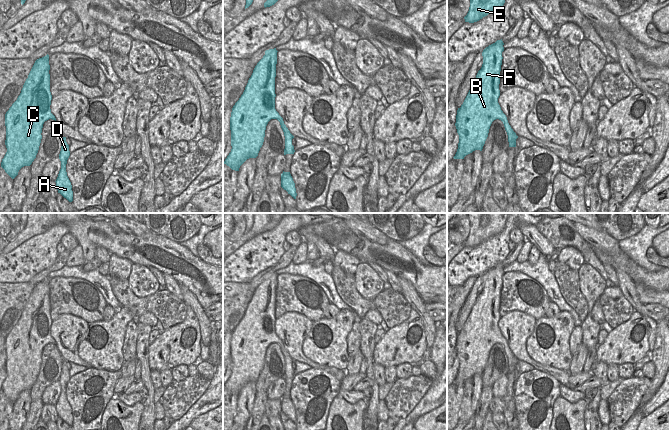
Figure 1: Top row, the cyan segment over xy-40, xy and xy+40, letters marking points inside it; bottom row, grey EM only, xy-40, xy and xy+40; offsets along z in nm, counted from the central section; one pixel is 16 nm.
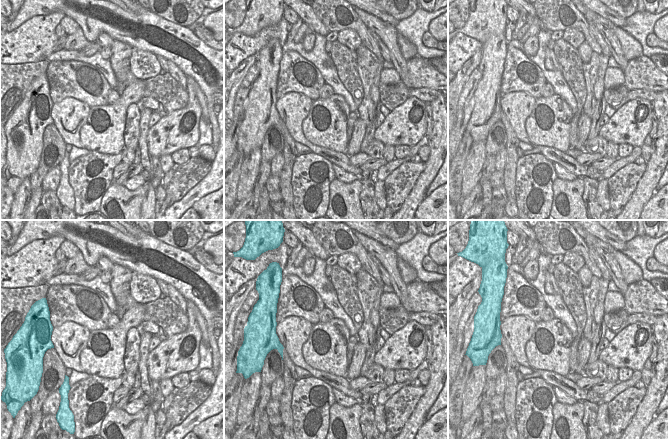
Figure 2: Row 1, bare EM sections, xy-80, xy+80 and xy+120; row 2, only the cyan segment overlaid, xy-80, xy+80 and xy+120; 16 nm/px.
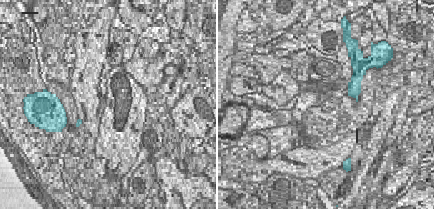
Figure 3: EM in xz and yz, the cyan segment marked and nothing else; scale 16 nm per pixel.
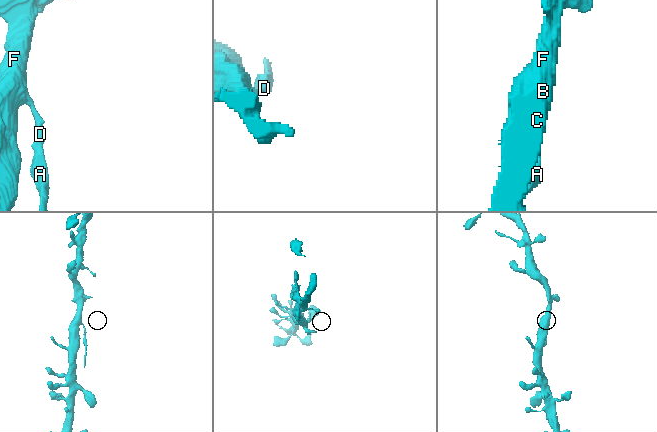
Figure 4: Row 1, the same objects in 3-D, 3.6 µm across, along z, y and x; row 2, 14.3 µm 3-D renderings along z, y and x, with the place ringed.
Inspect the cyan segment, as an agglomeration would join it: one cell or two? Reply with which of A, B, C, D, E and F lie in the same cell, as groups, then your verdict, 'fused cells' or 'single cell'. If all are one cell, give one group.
groups A D / B C E F; fused cells

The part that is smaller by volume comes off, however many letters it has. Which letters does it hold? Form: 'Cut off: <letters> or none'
Cut off: A, D

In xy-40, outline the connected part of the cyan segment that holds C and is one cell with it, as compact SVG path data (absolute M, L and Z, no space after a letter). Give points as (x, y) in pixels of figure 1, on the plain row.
M49 279L35 285L28 302L26 303L20 319L5 338L7 376L2 383L1 391L14 403L19 394L24 390L30 390L39 374L42 363L42 352L45 345L56 345L51 337L50 329L52 319L50 316L50 289Z

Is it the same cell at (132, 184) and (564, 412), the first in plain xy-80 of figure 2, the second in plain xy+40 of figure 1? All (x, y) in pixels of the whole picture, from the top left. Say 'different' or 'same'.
different

